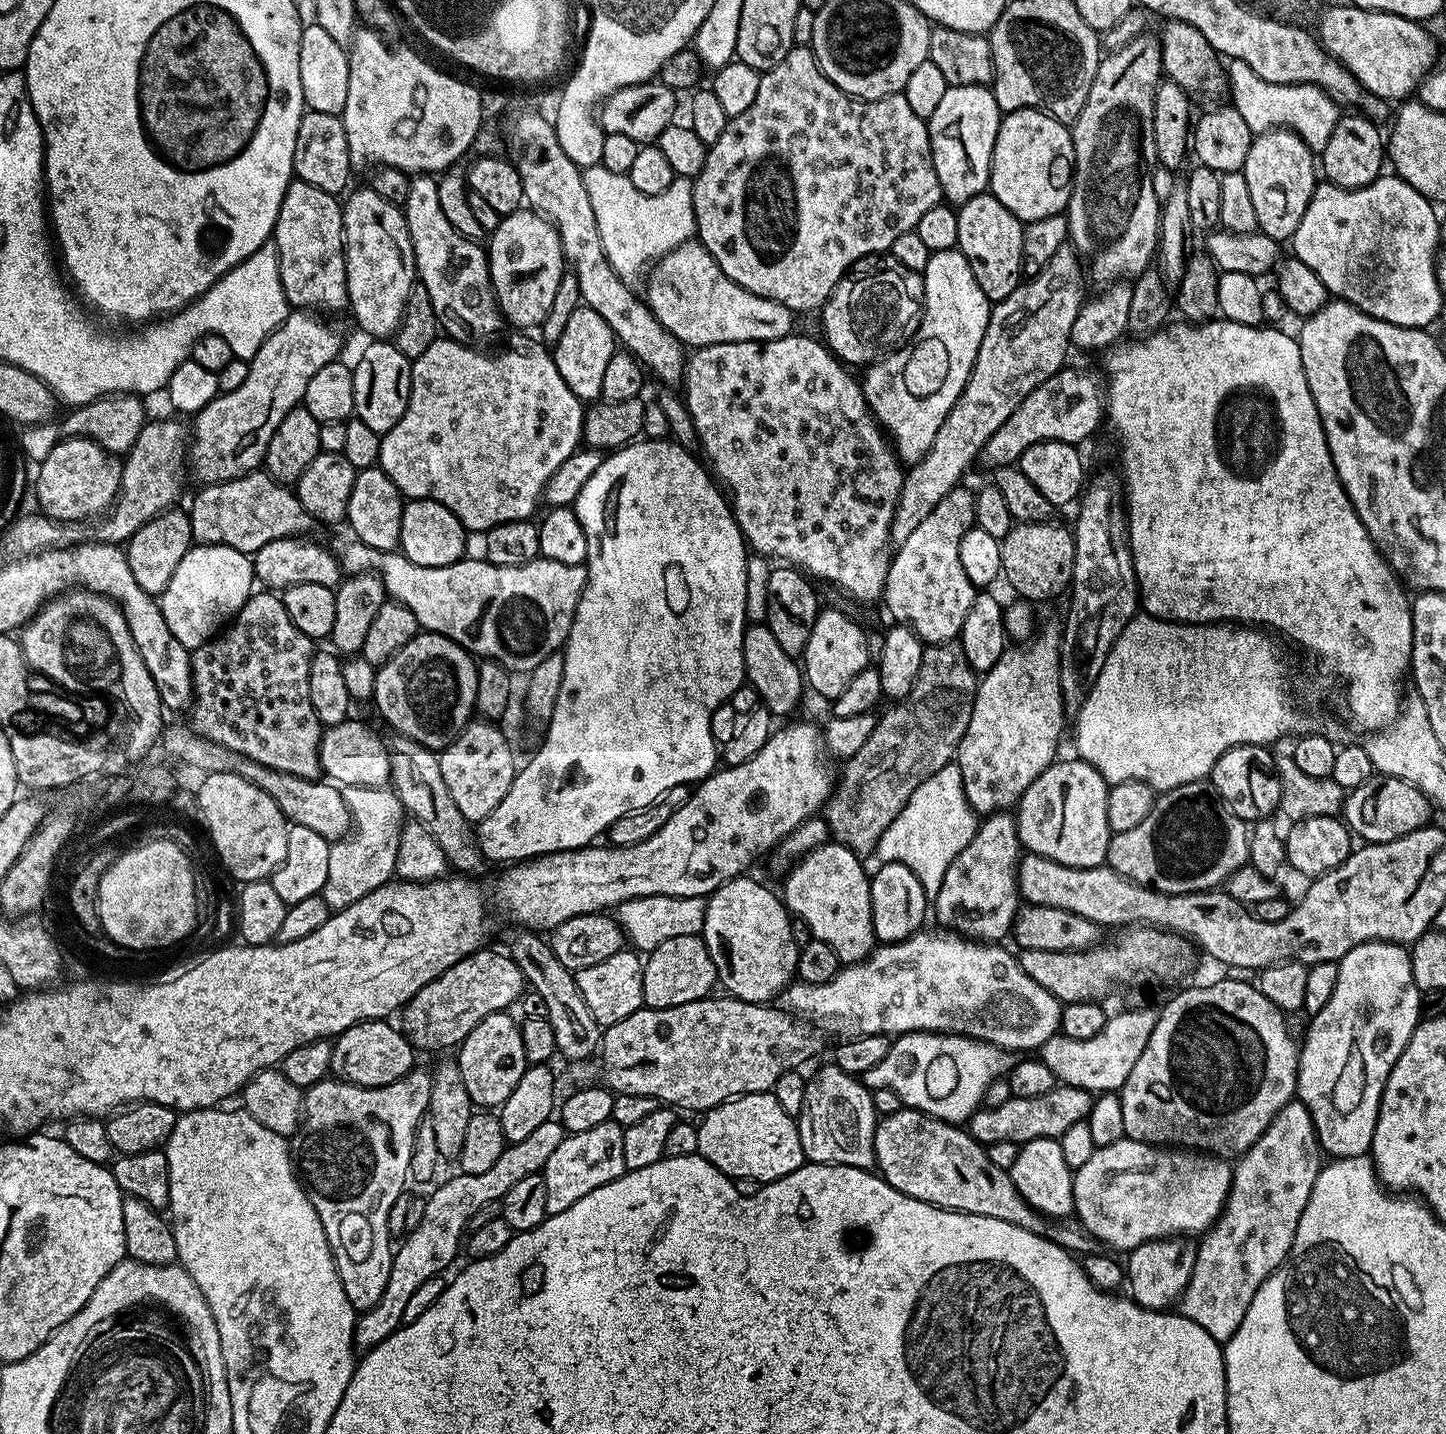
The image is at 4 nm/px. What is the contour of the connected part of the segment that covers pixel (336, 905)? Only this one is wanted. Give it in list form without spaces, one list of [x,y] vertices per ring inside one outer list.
[[[391,787],[382,788],[350,788],[343,789],[344,801],[352,812],[352,829],[348,835],[335,841],[330,850],[330,870],[326,870],[326,886],[323,890],[323,898],[329,909],[339,910],[366,898],[374,890],[378,890],[383,884],[393,879],[398,858],[398,846],[400,835],[406,823],[406,813],[400,805],[399,798]]]

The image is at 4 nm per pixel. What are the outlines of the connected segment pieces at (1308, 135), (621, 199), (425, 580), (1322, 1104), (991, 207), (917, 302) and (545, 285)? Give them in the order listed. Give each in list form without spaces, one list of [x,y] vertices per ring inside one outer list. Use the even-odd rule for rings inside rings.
[[[1241,60],[1231,61],[1227,65],[1226,75],[1228,88],[1232,92],[1231,107],[1242,114],[1242,119],[1253,134],[1270,132],[1274,128],[1288,128],[1302,137],[1311,152],[1324,153],[1326,142],[1330,142],[1330,134],[1334,134],[1334,126],[1340,120],[1342,108],[1323,88],[1316,84],[1266,82],[1266,78],[1258,78],[1258,74],[1254,74],[1254,70],[1250,70],[1250,66]]]
[[[599,162],[587,165],[583,173],[586,195],[590,197],[590,206],[598,222],[598,238],[602,238],[602,250],[606,250],[610,266],[614,266],[629,286],[635,285],[635,280],[640,275],[641,279],[653,262],[696,236],[692,180],[689,177],[676,176],[669,188],[660,194],[644,194],[627,174],[614,174],[614,170],[606,170],[606,166]]]
[[[355,538],[349,541],[340,556],[338,552],[338,563],[345,573],[375,572],[384,584],[385,593],[395,603],[406,606],[423,631],[442,634],[460,644],[473,657],[498,662],[513,674],[530,673],[542,658],[550,658],[550,654],[563,649],[568,642],[580,595],[588,581],[588,569],[584,564],[562,566],[562,562],[537,558],[522,566],[498,566],[483,558],[461,558],[450,566],[418,566],[399,550],[383,552]]]
[[[1372,940],[1350,949],[1338,961],[1338,986],[1334,994],[1316,1016],[1311,1017],[1299,1045],[1300,1062],[1296,1079],[1296,1096],[1310,1110],[1320,1147],[1329,1157],[1341,1160],[1368,1156],[1372,1151],[1374,1126],[1378,1122],[1380,1103],[1390,1070],[1406,1050],[1412,1032],[1420,1023],[1421,991],[1416,987],[1412,973],[1412,957],[1407,947]]]
[[[988,190],[959,205],[956,217],[958,250],[964,255],[966,262],[970,262],[970,270],[978,286],[982,286],[982,294],[986,294],[989,302],[1005,300],[1022,283],[1020,263],[1024,224]]]
[[[890,254],[863,256],[845,272],[823,306],[822,340],[845,365],[871,366],[911,341],[923,311],[924,277],[921,273],[906,270],[906,266]]]
[[[531,210],[511,212],[487,237],[486,251],[492,292],[501,317],[516,328],[535,329],[543,324],[546,314],[550,314],[554,294],[558,294],[558,282],[562,282],[566,271],[556,225]]]

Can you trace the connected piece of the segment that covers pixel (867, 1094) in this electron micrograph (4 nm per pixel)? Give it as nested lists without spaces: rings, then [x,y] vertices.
[[[831,1062],[825,1063],[825,1068],[817,1070],[808,1080],[808,1089],[806,1090],[806,1098],[808,1103],[805,1104],[803,1112],[798,1117],[800,1126],[800,1137],[802,1138],[802,1150],[805,1157],[814,1164],[845,1164],[846,1166],[854,1166],[855,1168],[866,1168],[869,1170],[876,1168],[876,1150],[874,1144],[874,1136],[876,1134],[876,1125],[878,1123],[878,1113],[876,1107],[872,1104],[872,1092],[865,1088],[863,1083],[857,1077],[851,1076],[843,1072],[837,1064]]]

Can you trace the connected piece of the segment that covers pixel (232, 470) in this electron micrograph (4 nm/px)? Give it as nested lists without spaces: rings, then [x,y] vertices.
[[[292,310],[289,311],[288,317],[273,330],[266,338],[266,342],[262,342],[262,346],[258,350],[258,354],[254,354],[254,358],[248,361],[248,373],[246,374],[246,382],[242,382],[242,386],[238,386],[238,390],[230,390],[221,395],[216,396],[204,407],[200,412],[195,413],[190,432],[190,447],[186,452],[186,464],[190,469],[190,476],[196,480],[201,480],[201,485],[221,484],[227,480],[233,480],[239,476],[247,476],[249,472],[257,471],[264,463],[264,455],[270,446],[270,438],[274,438],[274,430],[278,430],[278,422],[282,422],[282,418],[286,418],[286,414],[290,414],[290,410],[297,407],[303,401],[306,394],[306,386],[310,386],[310,378],[314,378],[314,374],[318,374],[318,370],[322,370],[322,366],[333,363],[337,359],[336,356],[343,346],[344,340],[340,337],[340,332],[332,324],[327,324],[327,319],[321,318],[319,315],[313,314],[308,310]]]

